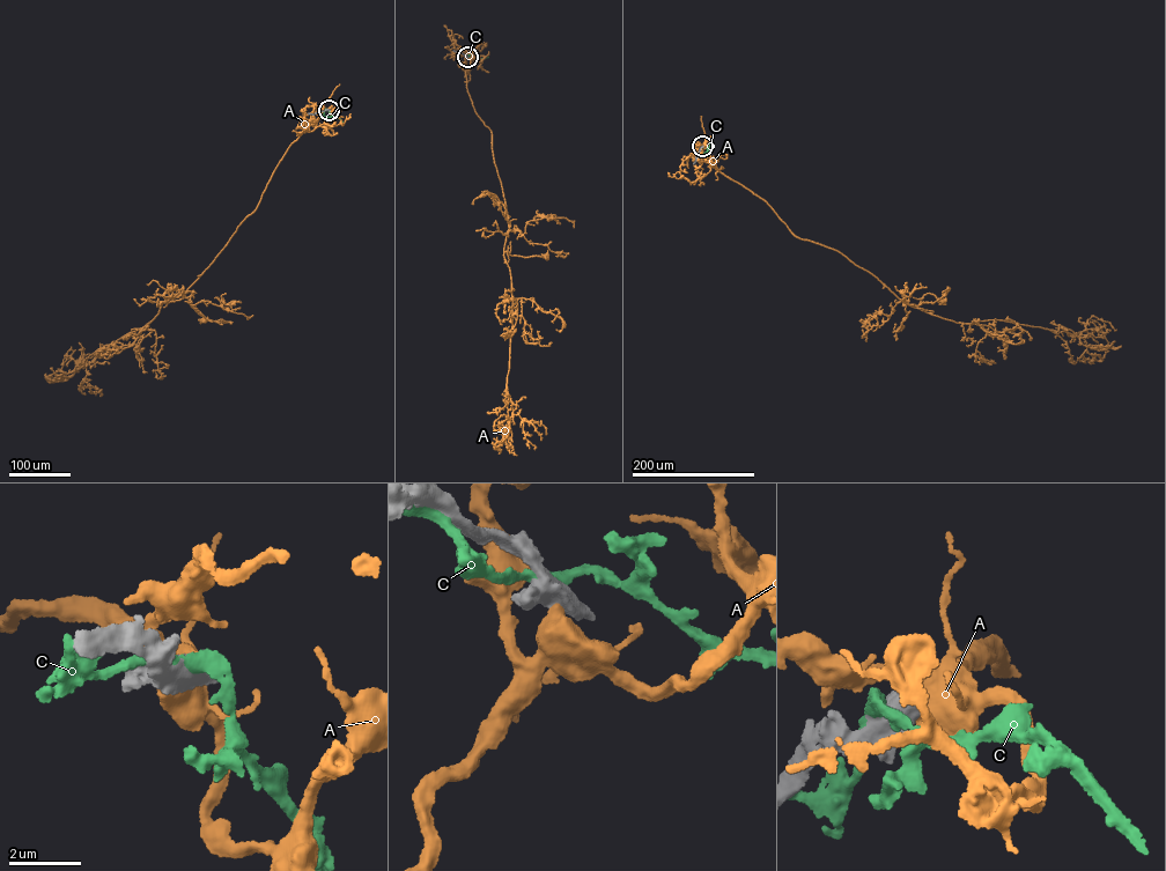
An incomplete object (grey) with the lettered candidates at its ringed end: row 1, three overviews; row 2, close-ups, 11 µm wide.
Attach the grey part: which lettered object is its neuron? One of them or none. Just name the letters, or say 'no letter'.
no letter

